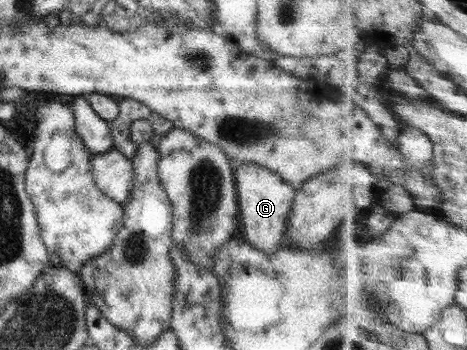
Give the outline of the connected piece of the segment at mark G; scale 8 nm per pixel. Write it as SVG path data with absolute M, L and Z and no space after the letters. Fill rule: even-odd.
M244 163L235 169L234 174L237 205L243 221L245 241L254 249L272 255L279 250L281 238L286 231L288 215L291 211L296 189L281 175L255 163Z

